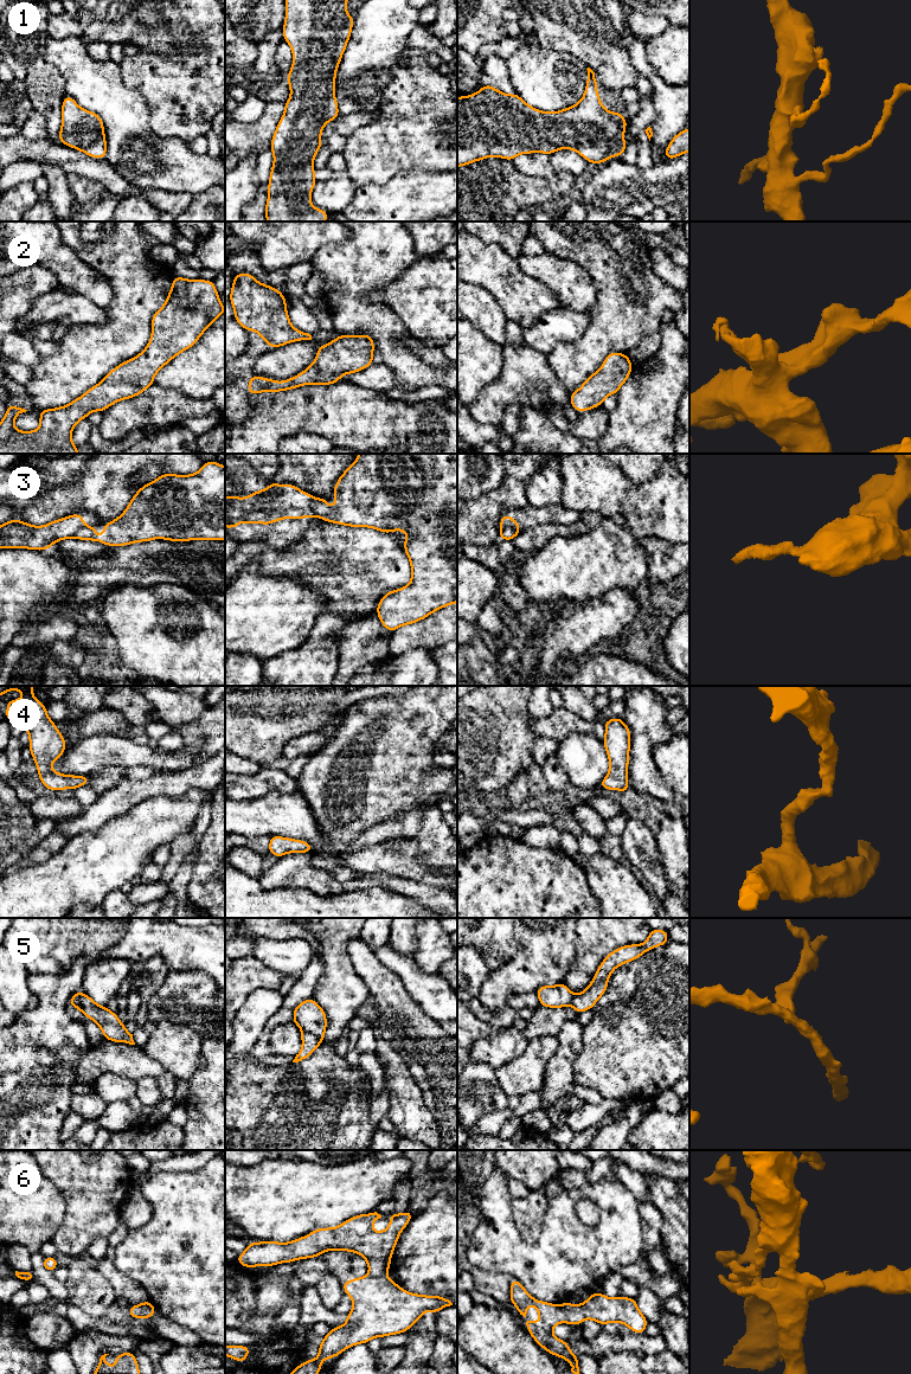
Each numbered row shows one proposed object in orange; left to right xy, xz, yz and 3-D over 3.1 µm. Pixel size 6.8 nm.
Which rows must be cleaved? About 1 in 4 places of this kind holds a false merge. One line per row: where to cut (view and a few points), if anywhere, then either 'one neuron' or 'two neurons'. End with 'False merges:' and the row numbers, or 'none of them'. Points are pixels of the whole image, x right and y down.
1: cut none; one neuron
2: cut none; one neuron
3: cut xz (314, 498), (312, 508), (316, 515); two neurons
4: cut none; one neuron
5: cut xz (302, 1031), (312, 1033), (321, 1042); two neurons
6: cut none; one neuron
False merges: 3, 5

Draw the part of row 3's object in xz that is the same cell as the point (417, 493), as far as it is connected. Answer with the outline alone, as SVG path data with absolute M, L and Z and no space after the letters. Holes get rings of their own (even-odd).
M359 454L333 493L335 508L328 507L327 499L312 502L316 516L326 522L409 533L404 552L411 564L411 582L379 601L376 612L384 628L392 633L457 603L457 454Z

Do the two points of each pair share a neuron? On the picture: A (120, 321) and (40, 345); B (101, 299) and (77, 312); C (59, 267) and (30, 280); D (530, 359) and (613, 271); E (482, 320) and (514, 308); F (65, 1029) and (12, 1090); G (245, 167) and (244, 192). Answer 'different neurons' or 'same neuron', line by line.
A: different neurons
B: different neurons
C: different neurons
D: different neurons
E: different neurons
F: same neuron
G: same neuron

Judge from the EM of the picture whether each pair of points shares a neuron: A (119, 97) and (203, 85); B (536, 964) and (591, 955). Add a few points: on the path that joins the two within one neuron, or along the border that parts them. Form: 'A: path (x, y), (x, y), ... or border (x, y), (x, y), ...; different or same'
A: border (121, 74), (122, 81), (142, 96), (149, 120); different
B: border (576, 931), (576, 954), (563, 981); different

